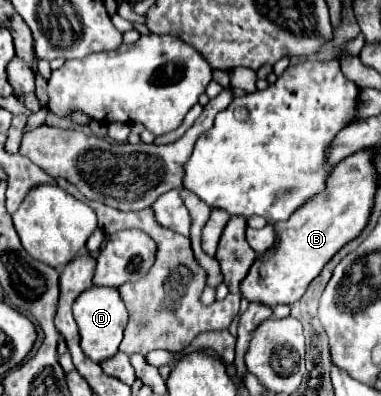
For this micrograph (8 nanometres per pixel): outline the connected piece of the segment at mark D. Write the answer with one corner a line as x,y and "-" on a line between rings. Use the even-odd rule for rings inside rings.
90,287
78,295
74,301
74,319
80,329
80,347
88,359
94,363
102,363
118,353
118,345
122,341
122,331
128,325
128,309
120,299
118,289
114,287

